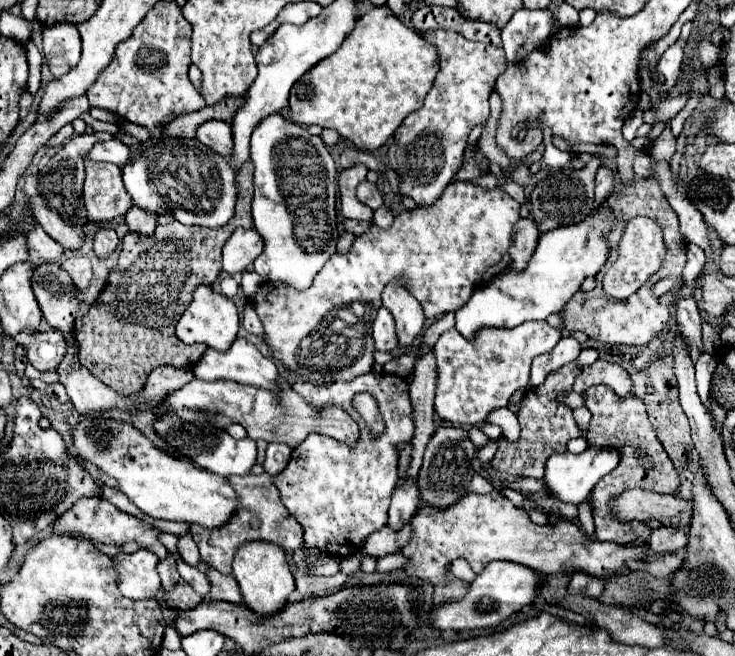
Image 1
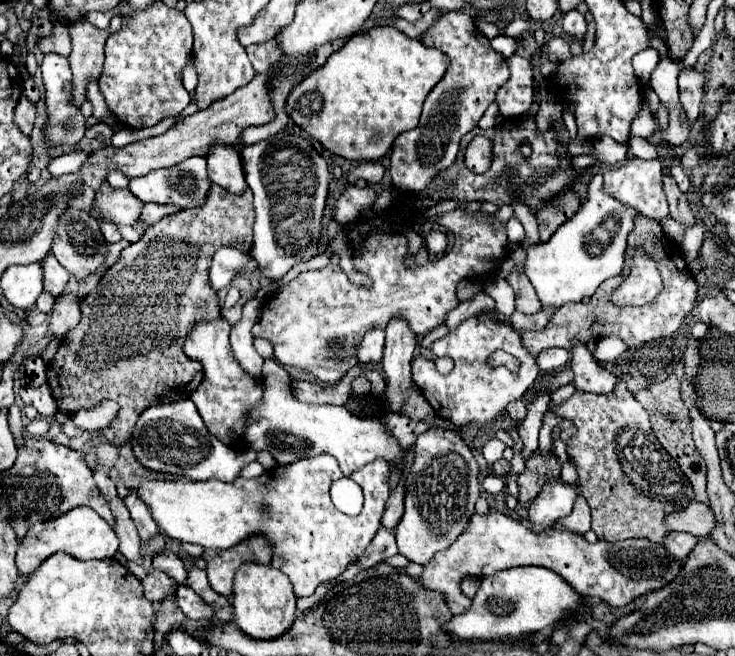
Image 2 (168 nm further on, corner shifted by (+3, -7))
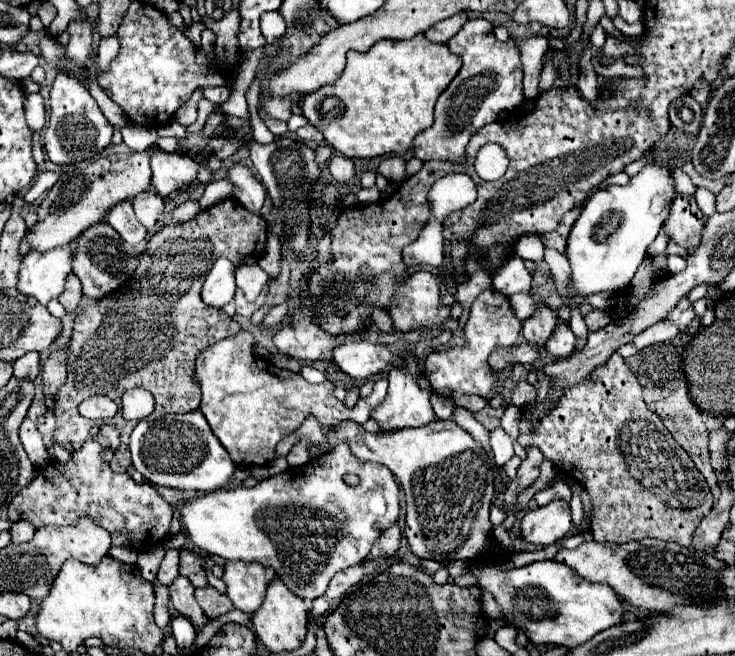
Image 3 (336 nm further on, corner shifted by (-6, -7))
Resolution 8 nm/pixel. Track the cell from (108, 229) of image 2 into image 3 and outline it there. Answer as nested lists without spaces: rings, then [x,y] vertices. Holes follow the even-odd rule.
[[[128,200],[112,206],[108,210],[108,216],[106,216],[106,222],[116,230],[120,232],[120,236],[128,242],[128,244],[140,244],[144,238],[146,238],[146,228],[136,220],[134,216],[134,210],[132,210],[132,204]]]

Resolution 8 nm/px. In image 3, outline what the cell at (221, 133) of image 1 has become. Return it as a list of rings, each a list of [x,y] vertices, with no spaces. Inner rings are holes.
[[[234,164],[228,172],[228,180],[234,184],[234,198],[244,204],[248,212],[260,214],[266,192],[264,186],[252,176],[252,172],[242,164]]]

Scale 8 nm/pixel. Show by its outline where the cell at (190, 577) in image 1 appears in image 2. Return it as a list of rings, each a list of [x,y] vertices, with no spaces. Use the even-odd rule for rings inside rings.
[[[171,550],[163,552],[163,554],[157,554],[153,558],[153,566],[151,568],[159,568],[163,570],[167,576],[171,576],[177,584],[185,584],[187,580],[187,570],[185,570],[185,564],[183,560],[179,560],[177,554],[173,554]]]

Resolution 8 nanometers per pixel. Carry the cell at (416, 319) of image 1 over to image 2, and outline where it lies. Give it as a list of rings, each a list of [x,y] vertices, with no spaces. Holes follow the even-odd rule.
[[[395,318],[387,324],[385,328],[385,354],[383,354],[383,370],[385,370],[385,382],[387,382],[387,390],[383,394],[383,398],[387,400],[387,408],[391,412],[397,412],[401,408],[407,410],[407,416],[411,420],[421,420],[425,414],[431,412],[431,406],[427,404],[427,400],[421,396],[421,392],[411,390],[413,386],[413,378],[411,378],[411,360],[415,356],[415,348],[417,348],[417,336],[411,332],[409,324],[403,318]]]

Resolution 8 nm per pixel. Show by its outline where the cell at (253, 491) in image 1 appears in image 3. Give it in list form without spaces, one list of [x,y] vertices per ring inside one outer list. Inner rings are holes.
[[[232,560],[226,562],[222,580],[228,586],[226,594],[232,604],[246,614],[254,614],[262,606],[266,588],[274,580],[274,576],[276,574],[272,572],[272,568],[260,566],[258,562]]]

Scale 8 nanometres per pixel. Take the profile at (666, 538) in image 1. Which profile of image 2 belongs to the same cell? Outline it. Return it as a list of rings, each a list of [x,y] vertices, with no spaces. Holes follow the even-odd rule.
[[[671,532],[663,540],[663,548],[675,560],[683,560],[695,544],[697,544],[697,538],[691,534],[685,534],[685,532]]]

